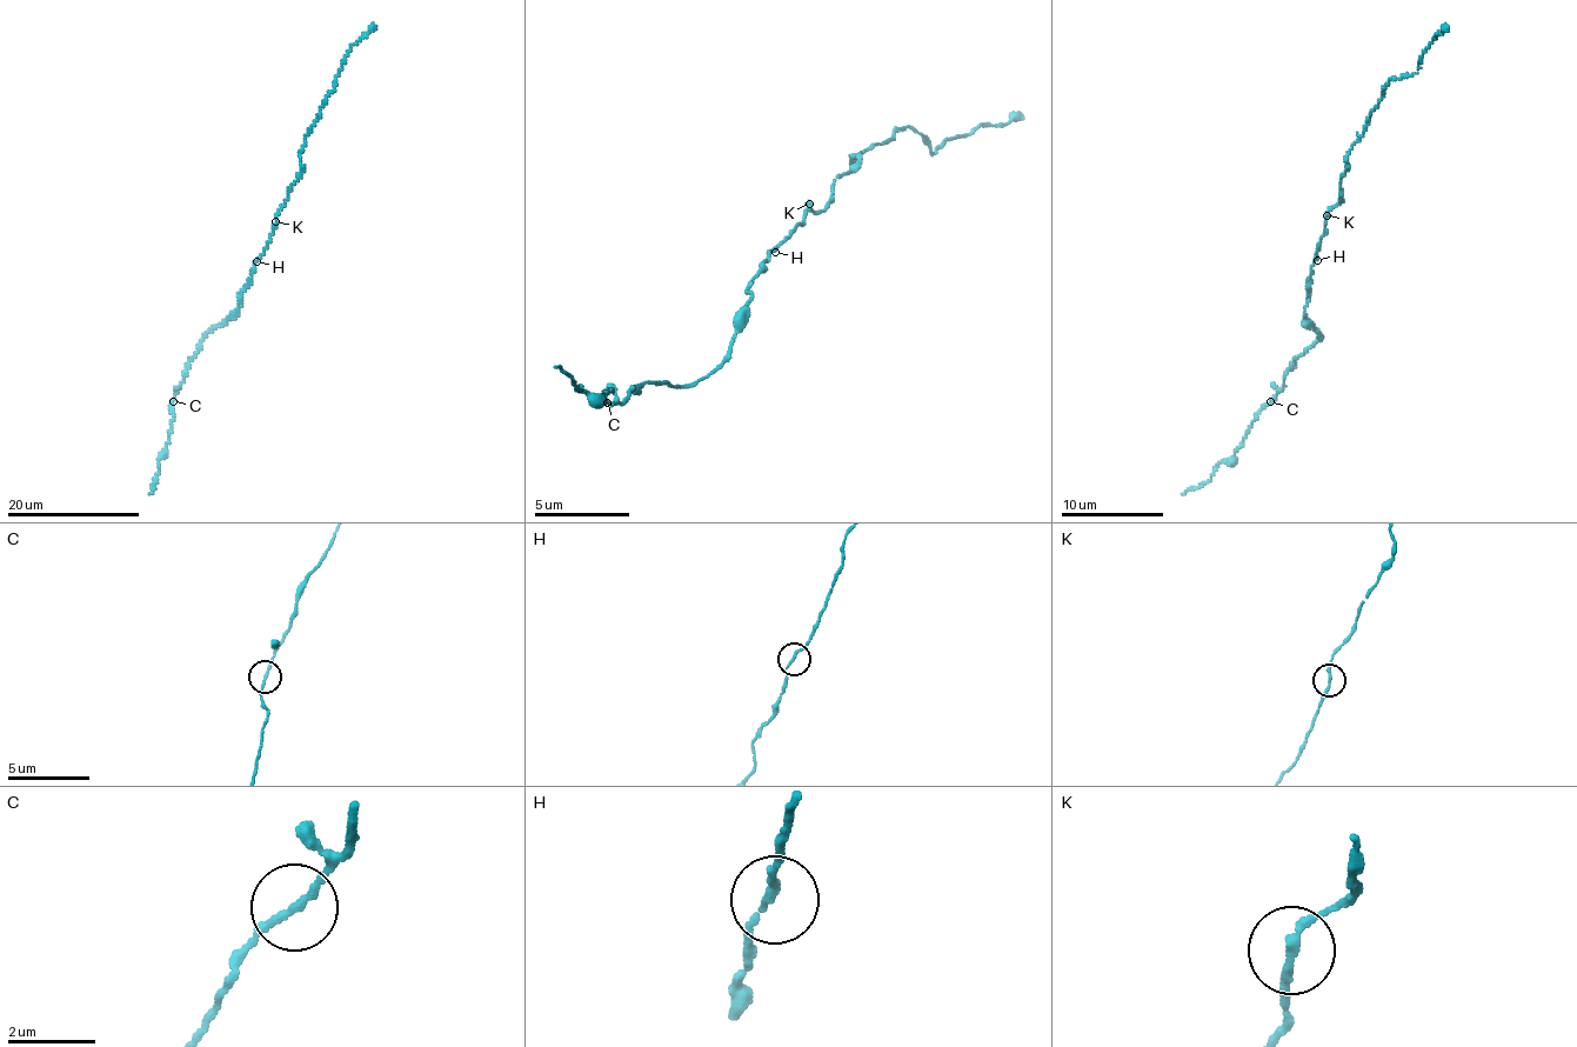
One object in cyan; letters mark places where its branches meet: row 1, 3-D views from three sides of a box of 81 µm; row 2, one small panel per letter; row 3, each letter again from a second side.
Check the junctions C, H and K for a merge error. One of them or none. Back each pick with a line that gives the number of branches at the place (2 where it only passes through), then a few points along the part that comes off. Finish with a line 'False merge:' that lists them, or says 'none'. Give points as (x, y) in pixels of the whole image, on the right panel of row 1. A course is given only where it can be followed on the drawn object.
False merge: none

